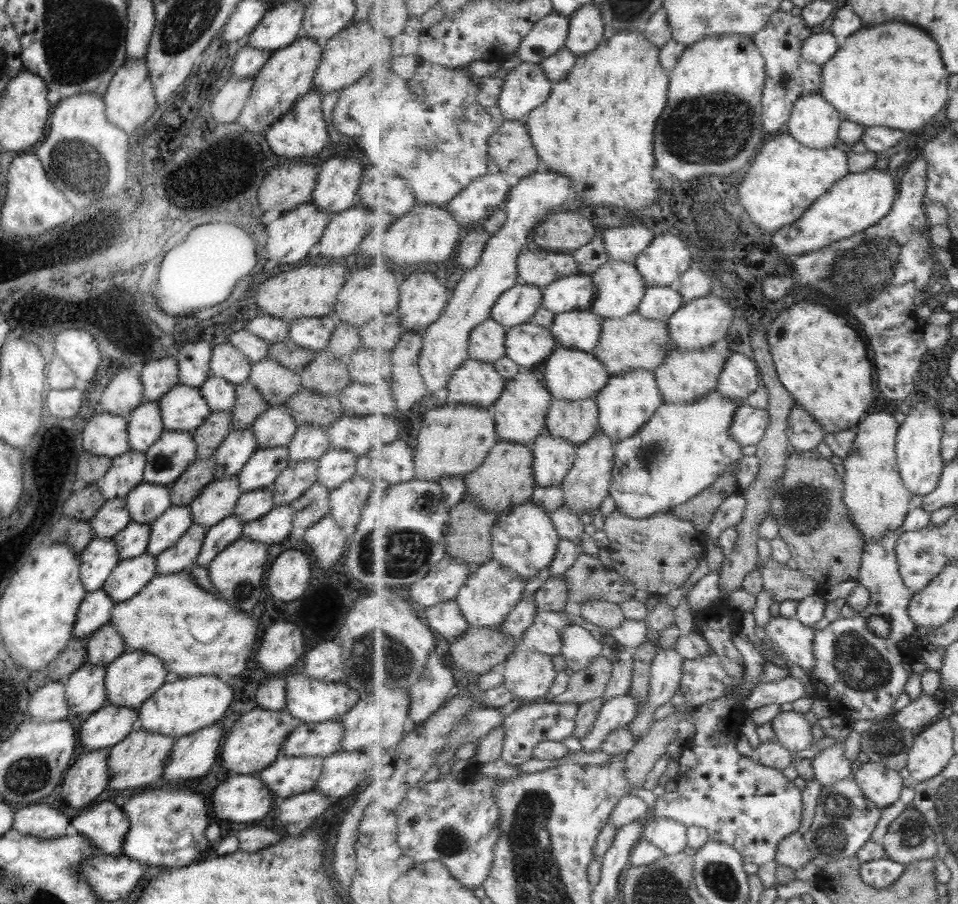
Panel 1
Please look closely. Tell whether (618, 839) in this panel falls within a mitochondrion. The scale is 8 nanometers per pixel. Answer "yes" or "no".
no

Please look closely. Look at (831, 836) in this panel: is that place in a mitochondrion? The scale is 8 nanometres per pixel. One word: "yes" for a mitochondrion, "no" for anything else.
yes

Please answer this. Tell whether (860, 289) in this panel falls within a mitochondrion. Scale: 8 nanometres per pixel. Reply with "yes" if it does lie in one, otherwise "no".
yes

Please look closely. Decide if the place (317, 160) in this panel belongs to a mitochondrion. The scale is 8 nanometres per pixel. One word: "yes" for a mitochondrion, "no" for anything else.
no

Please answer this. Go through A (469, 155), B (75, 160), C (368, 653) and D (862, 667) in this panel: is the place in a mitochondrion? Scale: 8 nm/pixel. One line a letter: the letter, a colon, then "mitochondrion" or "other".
A: other
B: mitochondrion
C: mitochondrion
D: mitochondrion

